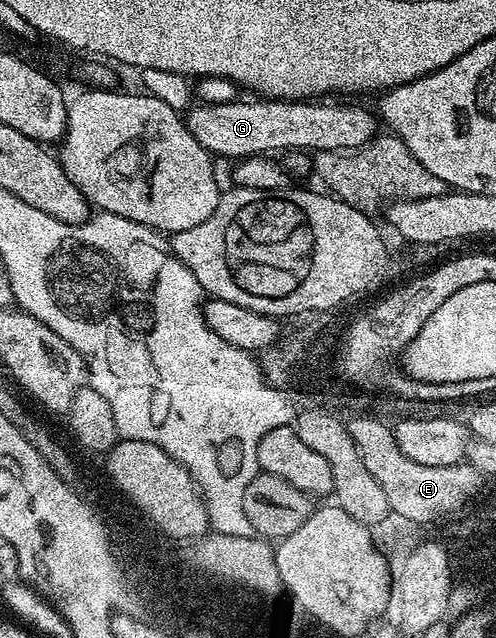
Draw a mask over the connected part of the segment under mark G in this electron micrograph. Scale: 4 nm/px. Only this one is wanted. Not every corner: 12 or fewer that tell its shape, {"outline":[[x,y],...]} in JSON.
{"outline":[[238,98],[184,113],[214,157],[349,152],[379,132],[353,104]]}

